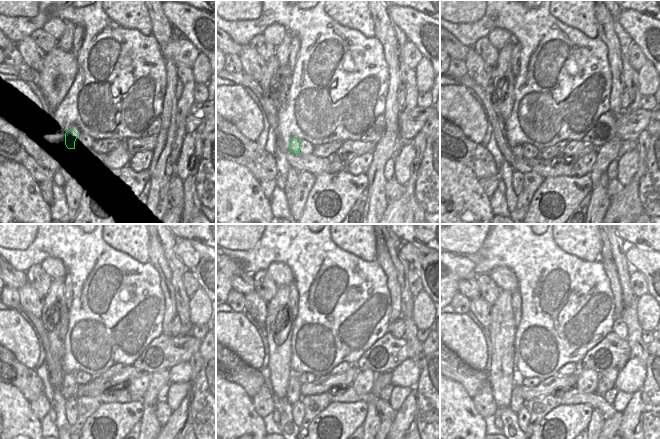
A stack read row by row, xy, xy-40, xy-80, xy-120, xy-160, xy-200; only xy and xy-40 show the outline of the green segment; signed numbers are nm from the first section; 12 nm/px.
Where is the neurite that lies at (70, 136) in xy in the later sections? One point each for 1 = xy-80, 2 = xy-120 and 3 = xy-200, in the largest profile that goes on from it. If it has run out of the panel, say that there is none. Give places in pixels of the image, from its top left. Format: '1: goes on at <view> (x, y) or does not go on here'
1: goes on at xy-80 (517, 151)
2: goes on at xy-120 (69, 386)
3: goes on at xy-200 (517, 402)

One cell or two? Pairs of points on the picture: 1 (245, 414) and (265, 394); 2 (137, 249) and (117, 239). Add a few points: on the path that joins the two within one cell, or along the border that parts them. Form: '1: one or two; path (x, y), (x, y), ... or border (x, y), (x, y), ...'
1: two; border (251, 398), (254, 410), (262, 418)
2: one; path (132, 244), (127, 239), (122, 239)

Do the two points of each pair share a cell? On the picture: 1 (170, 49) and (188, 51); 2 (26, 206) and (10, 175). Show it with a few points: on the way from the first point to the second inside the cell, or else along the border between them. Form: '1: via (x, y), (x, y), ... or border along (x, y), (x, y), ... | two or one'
1: via (174, 49), (184, 51) | one
2: via (18, 198), (10, 190), (10, 183) | one

